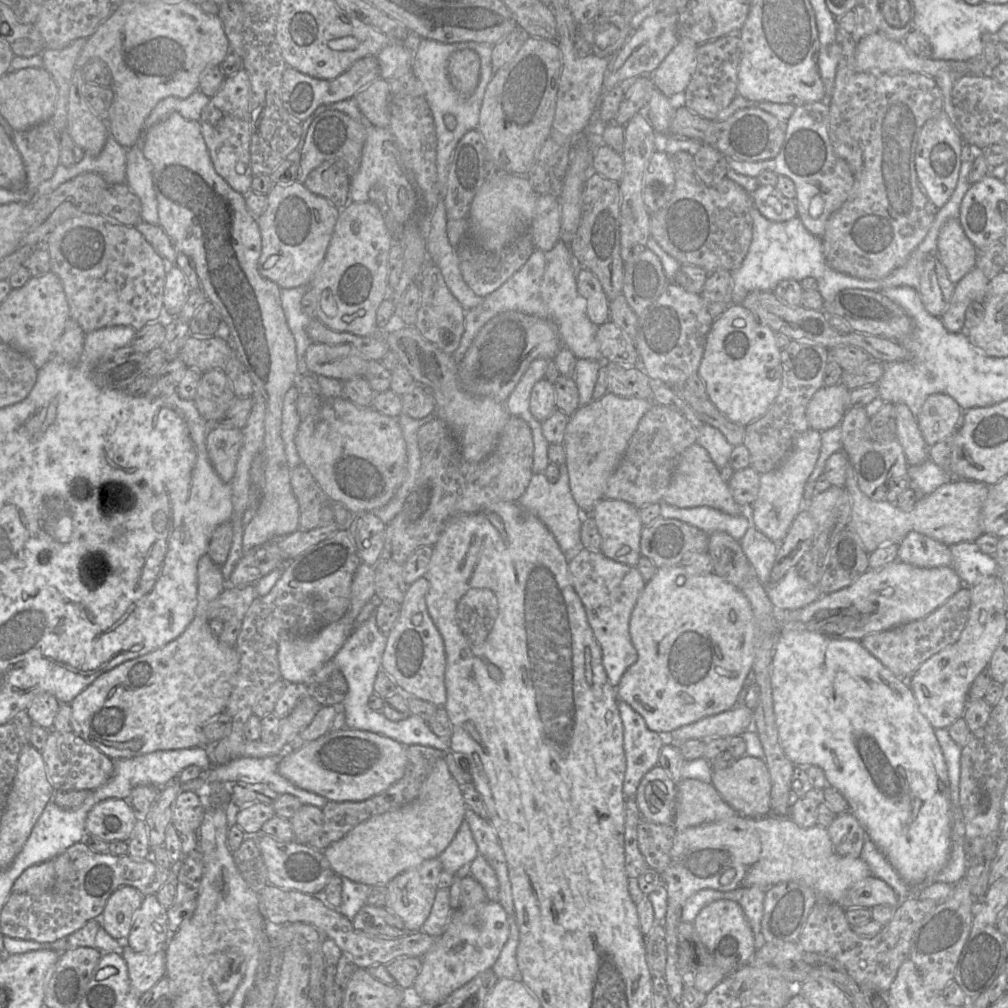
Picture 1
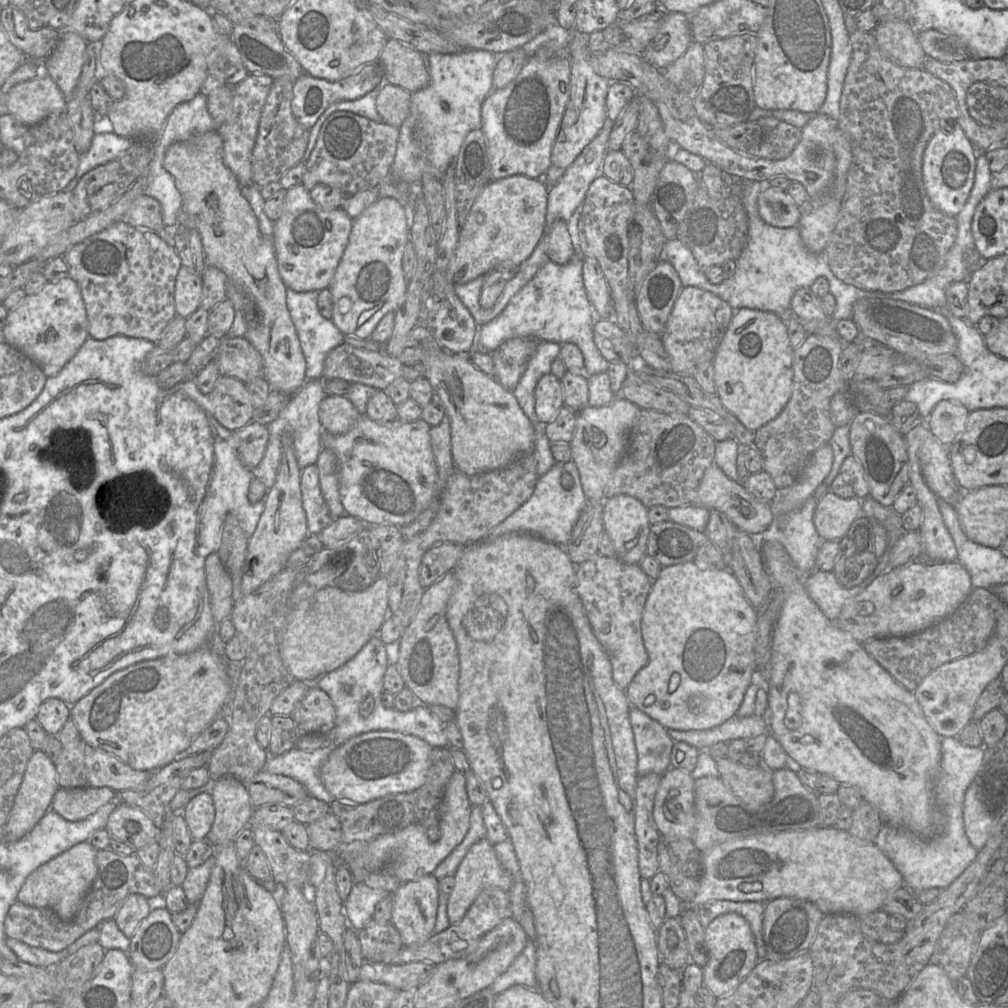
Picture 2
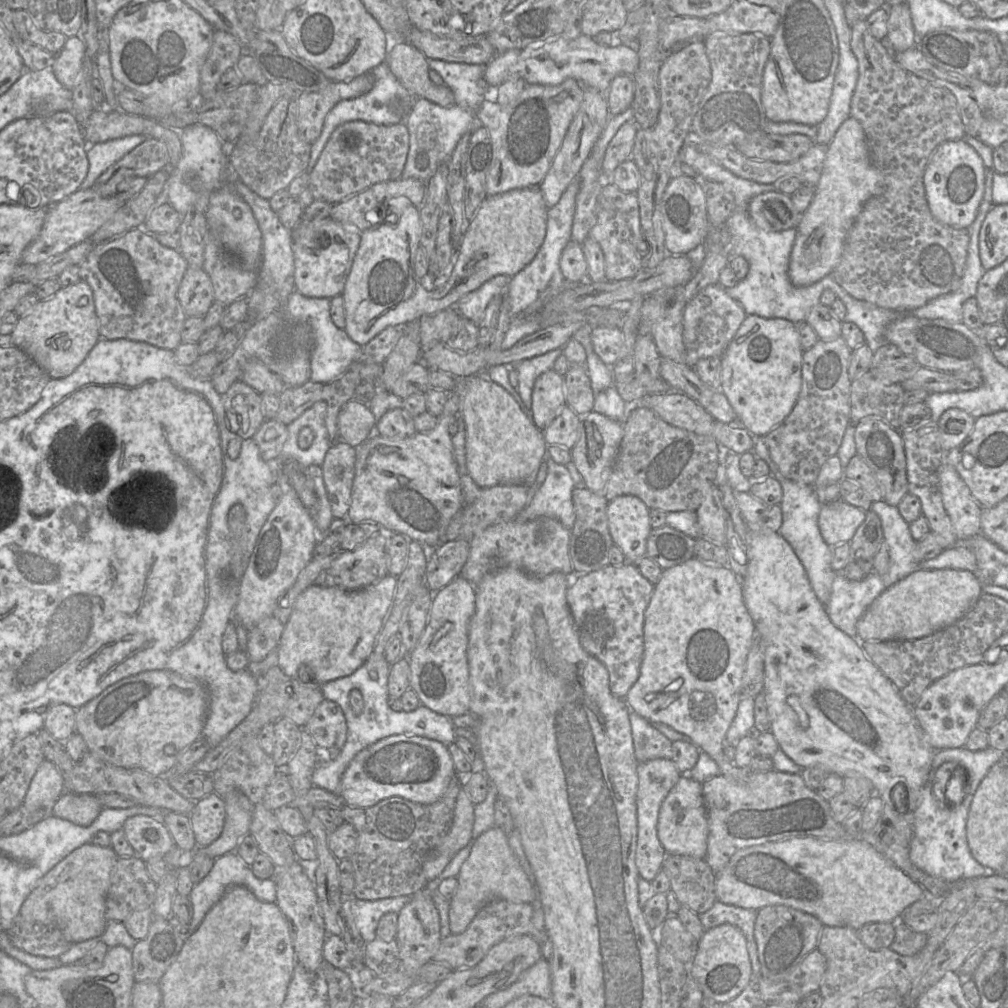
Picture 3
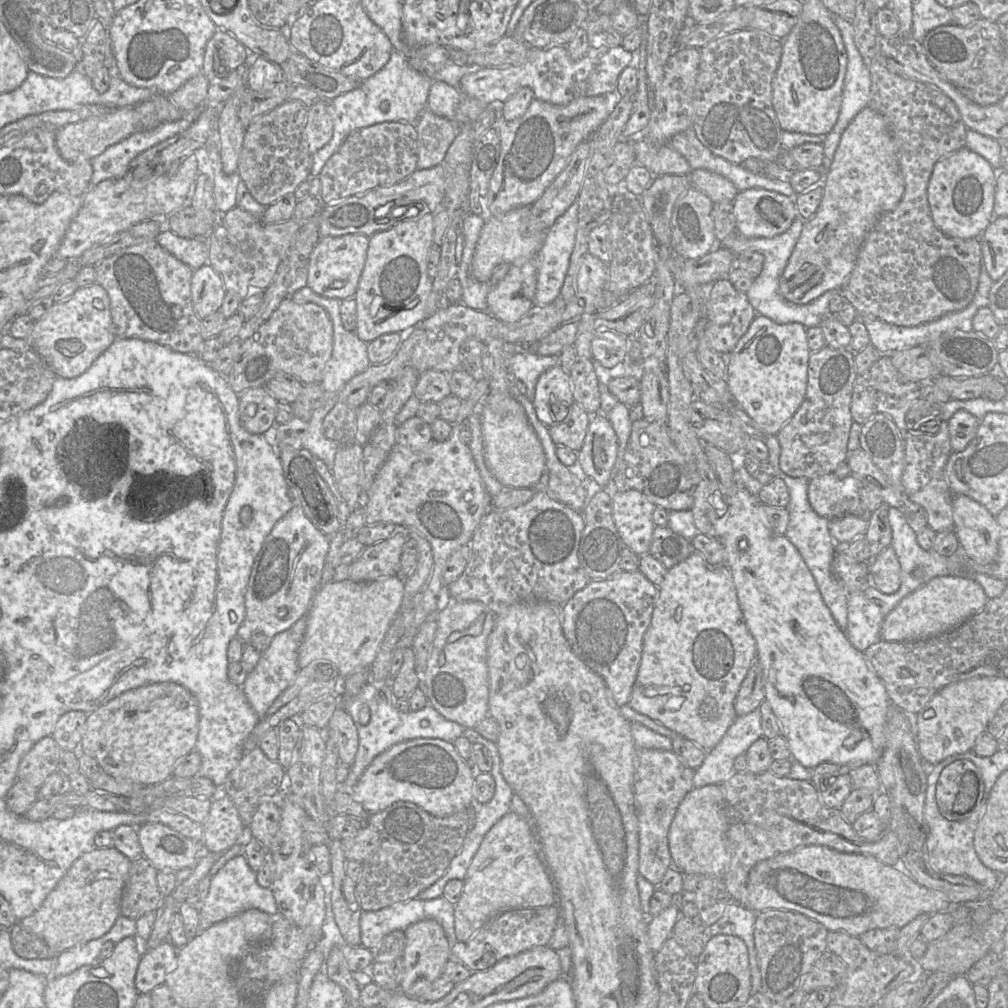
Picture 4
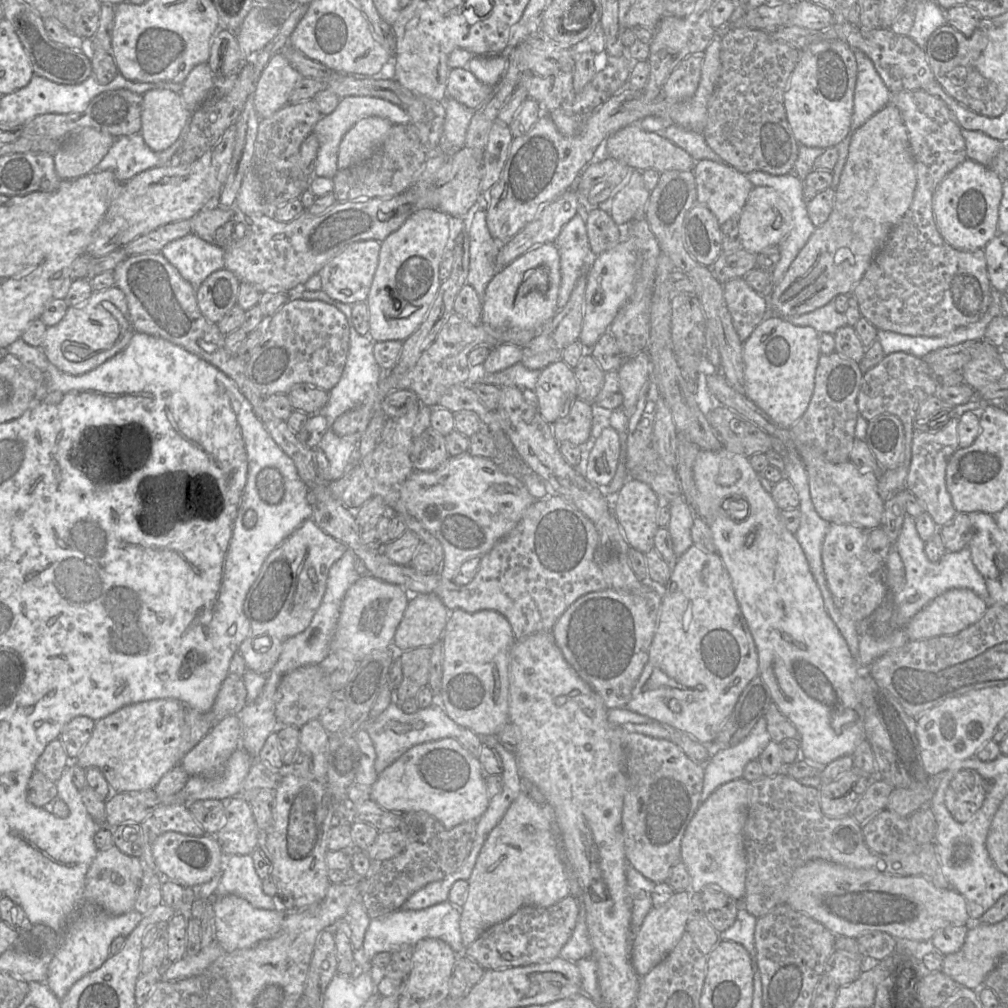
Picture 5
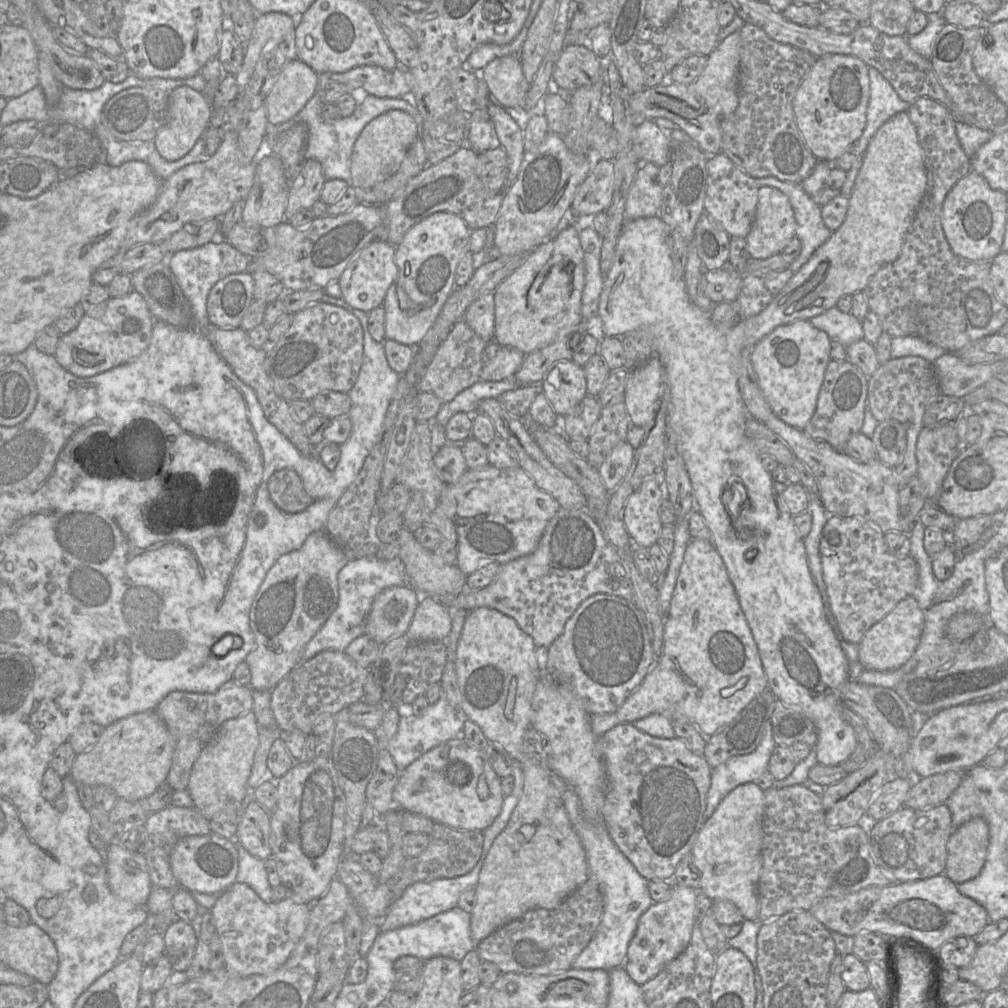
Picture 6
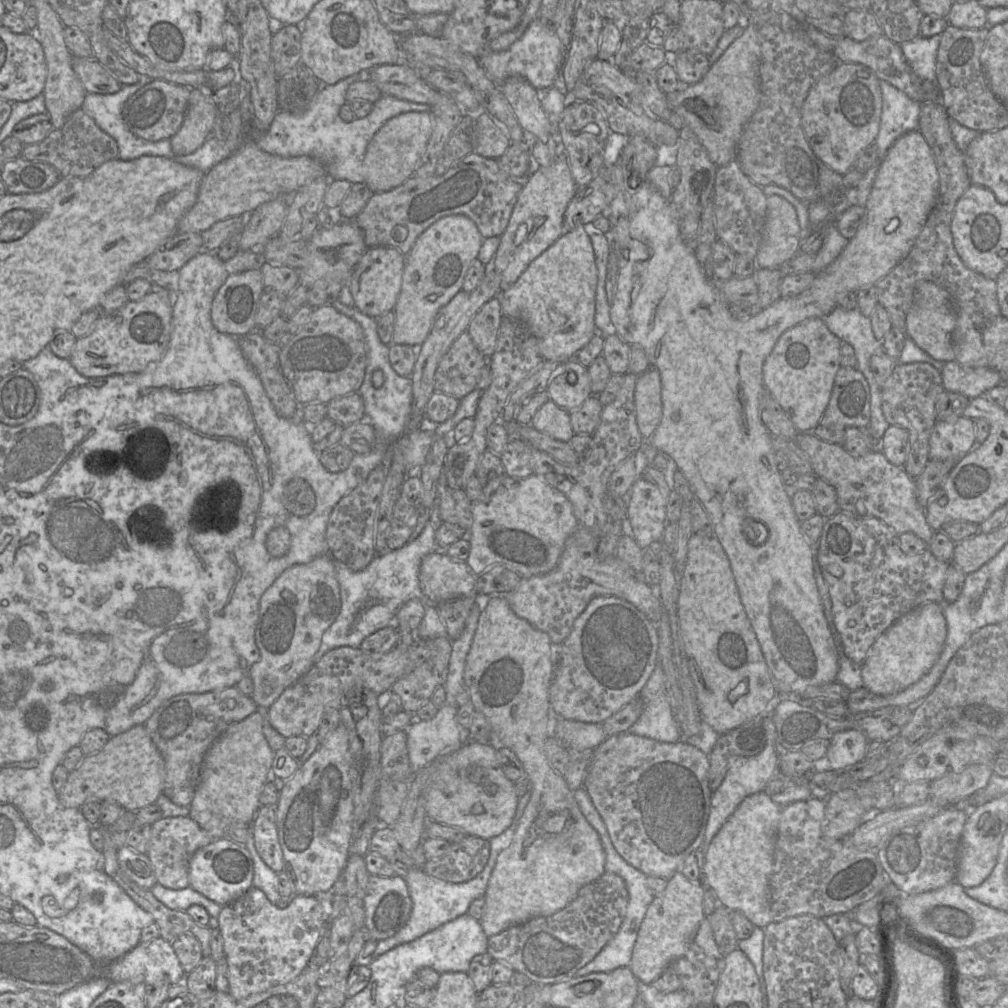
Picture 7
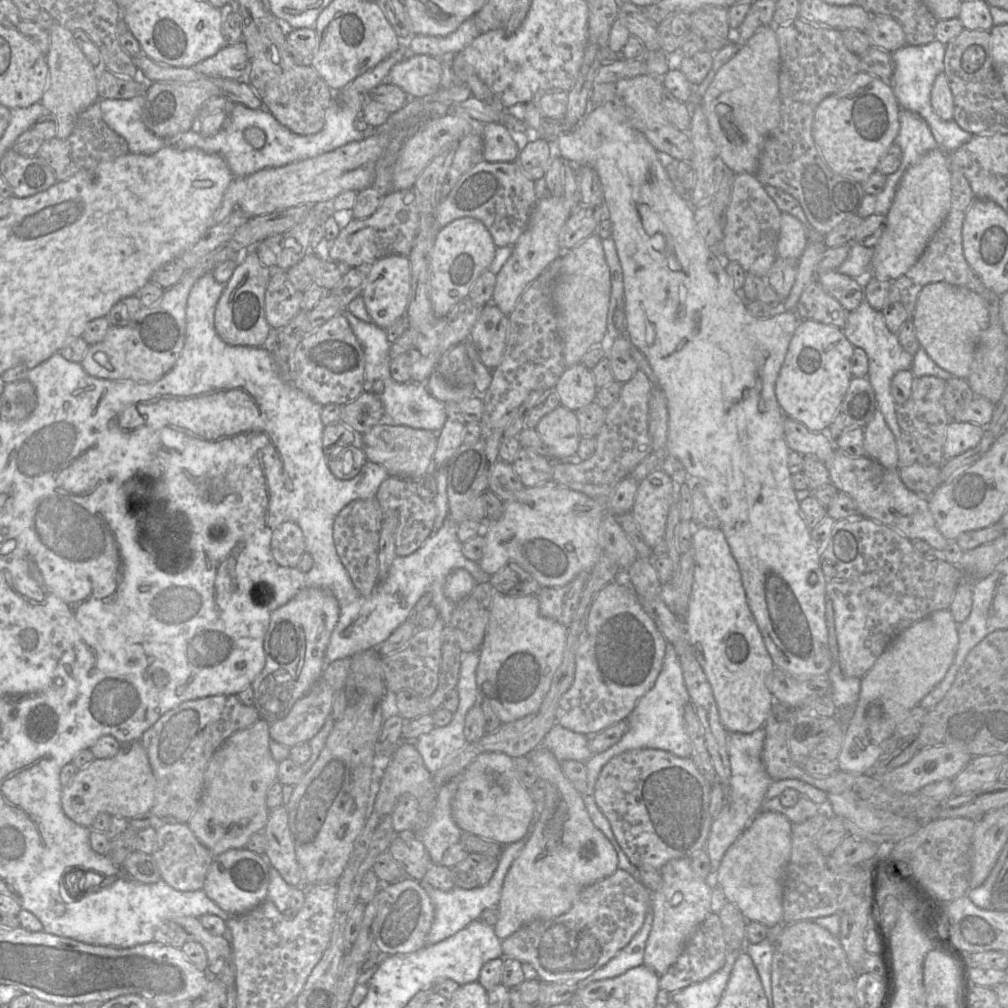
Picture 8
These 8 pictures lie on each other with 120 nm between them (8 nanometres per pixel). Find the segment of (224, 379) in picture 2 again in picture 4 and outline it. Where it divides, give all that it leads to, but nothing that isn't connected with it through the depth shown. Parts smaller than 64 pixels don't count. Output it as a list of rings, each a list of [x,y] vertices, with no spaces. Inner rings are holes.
[[[248,388],[238,394],[242,427],[253,434],[264,434],[276,424],[278,401],[264,388]]]

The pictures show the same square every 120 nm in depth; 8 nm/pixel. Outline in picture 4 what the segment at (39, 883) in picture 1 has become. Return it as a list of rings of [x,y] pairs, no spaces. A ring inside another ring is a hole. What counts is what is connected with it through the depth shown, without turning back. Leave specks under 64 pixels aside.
[[[114,846],[95,847],[73,862],[40,908],[19,920],[21,926],[40,937],[55,955],[103,936],[121,915],[120,903],[130,864],[131,860]]]

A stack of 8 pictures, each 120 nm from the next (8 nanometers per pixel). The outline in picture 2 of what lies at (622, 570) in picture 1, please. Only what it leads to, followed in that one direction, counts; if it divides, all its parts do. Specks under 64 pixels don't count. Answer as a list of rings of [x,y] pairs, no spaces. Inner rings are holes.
[[[599,553],[575,566],[576,591],[586,617],[609,657],[613,681],[621,689],[626,689],[635,674],[648,662],[641,634],[641,617],[652,581],[638,564],[626,564],[616,557],[605,557]]]

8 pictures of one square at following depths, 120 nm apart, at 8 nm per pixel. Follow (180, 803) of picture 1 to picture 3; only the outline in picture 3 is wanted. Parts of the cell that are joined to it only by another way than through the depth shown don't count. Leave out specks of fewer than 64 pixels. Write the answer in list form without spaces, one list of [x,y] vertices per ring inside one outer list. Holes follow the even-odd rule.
[[[213,792],[195,801],[189,815],[194,832],[196,846],[206,847],[221,835],[225,817],[225,802],[221,796]]]

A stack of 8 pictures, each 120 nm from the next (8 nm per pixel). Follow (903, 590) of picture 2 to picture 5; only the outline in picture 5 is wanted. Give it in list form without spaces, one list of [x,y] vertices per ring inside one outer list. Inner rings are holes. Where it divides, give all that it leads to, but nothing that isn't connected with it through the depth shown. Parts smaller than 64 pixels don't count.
[[[954,588],[933,599],[904,627],[909,640],[923,640],[943,635],[954,635],[978,622],[986,613],[988,604],[969,589]]]

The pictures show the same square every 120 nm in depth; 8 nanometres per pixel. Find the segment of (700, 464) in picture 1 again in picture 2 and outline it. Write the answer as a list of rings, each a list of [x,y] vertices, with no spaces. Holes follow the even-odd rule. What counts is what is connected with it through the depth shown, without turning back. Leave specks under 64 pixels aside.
[[[715,463],[704,472],[696,489],[694,505],[724,513],[736,528],[754,536],[757,540],[763,540],[763,532],[773,526],[776,521],[770,502],[755,498],[745,489],[742,482],[731,480]]]

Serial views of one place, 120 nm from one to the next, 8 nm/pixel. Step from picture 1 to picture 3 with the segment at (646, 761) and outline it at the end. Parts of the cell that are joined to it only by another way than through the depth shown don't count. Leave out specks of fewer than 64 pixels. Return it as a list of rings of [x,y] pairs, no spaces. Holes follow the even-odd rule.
[[[630,711],[629,721],[634,755],[638,763],[660,758],[672,759],[672,741],[651,722],[633,711]]]

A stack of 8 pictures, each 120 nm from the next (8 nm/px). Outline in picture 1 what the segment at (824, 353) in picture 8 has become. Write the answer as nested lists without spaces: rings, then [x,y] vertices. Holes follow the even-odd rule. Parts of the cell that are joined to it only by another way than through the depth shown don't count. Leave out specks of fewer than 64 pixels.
[[[730,304],[714,321],[698,369],[706,385],[708,400],[729,420],[746,427],[768,412],[780,392],[782,373],[781,350],[776,345],[775,332],[760,324],[754,314],[742,305]]]

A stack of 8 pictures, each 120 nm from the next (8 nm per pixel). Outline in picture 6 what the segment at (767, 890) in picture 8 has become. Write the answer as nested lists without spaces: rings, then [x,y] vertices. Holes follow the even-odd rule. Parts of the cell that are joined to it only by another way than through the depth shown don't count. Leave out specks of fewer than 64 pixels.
[[[752,782],[737,786],[702,825],[691,850],[694,864],[701,873],[699,891],[711,900],[733,903],[742,916],[751,921],[759,917],[757,886],[762,868],[763,812],[763,790]]]

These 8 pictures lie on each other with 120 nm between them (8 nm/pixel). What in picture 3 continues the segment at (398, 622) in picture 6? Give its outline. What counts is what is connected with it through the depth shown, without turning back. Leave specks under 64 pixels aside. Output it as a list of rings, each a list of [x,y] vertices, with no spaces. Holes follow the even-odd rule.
[[[389,574],[358,590],[309,585],[295,600],[282,631],[276,648],[278,667],[286,676],[295,678],[299,666],[308,664],[314,670],[314,680],[320,685],[352,674],[372,654],[396,587],[397,578]]]

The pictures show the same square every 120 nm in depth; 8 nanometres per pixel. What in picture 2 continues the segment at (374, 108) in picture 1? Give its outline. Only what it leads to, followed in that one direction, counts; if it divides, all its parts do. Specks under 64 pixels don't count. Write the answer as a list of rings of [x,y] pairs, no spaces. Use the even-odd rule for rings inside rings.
[[[384,84],[376,98],[376,109],[383,122],[399,129],[410,113],[411,98],[407,90]]]

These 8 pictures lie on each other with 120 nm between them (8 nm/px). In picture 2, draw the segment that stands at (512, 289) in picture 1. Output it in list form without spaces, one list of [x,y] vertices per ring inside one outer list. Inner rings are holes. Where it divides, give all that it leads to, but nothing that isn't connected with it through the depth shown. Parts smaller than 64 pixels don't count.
[[[577,208],[567,222],[574,247],[572,259],[559,265],[547,260],[536,275],[516,293],[505,309],[493,320],[479,327],[476,346],[472,351],[495,351],[503,342],[515,337],[530,337],[538,341],[574,343],[584,358],[586,377],[607,372],[610,362],[600,353],[594,342],[594,324],[597,319],[590,304],[583,281],[583,252],[580,246],[578,222],[582,208]]]

